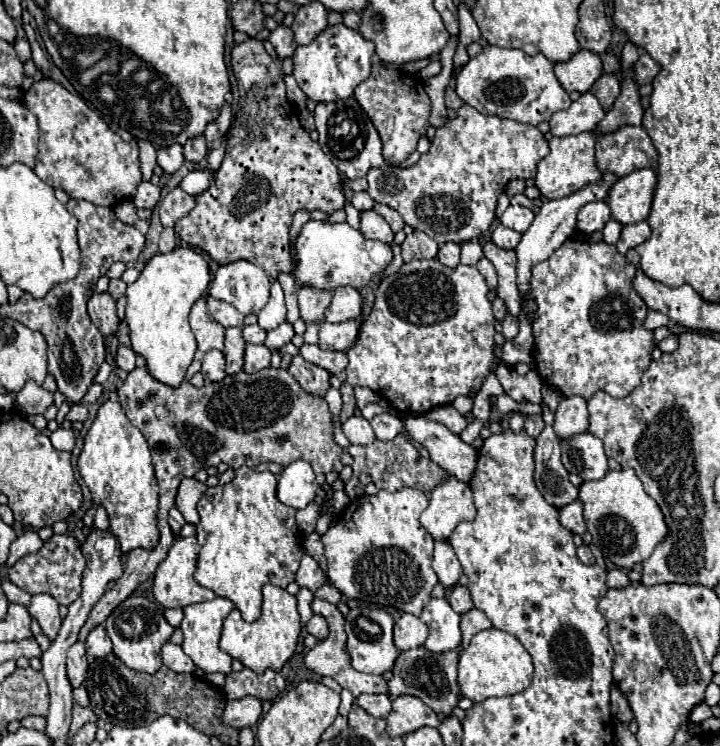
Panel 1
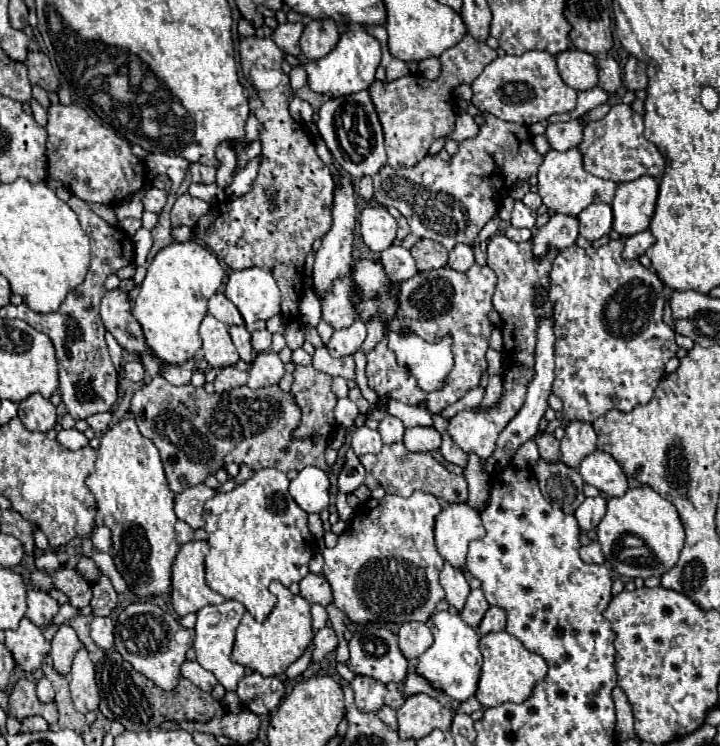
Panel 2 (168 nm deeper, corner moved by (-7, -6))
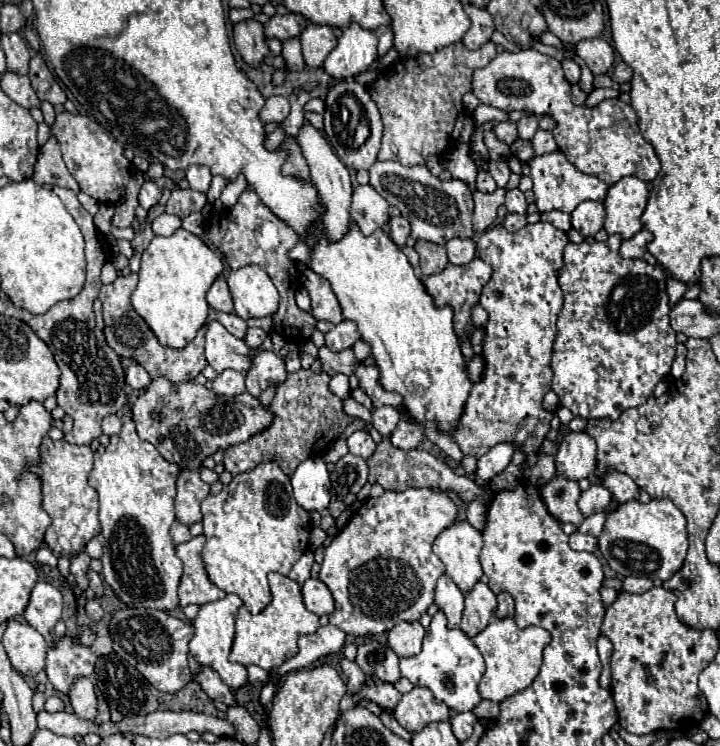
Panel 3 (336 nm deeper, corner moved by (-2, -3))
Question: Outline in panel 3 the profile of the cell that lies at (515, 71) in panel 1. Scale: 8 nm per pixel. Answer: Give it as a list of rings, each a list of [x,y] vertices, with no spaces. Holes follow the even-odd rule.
[[[535,48],[519,52],[501,52],[487,66],[473,72],[473,94],[479,102],[503,112],[527,110],[535,116],[549,114],[557,120],[553,136],[559,150],[581,172],[593,174],[609,186],[625,176],[637,176],[645,182],[653,180],[661,170],[661,162],[653,146],[643,138],[633,108],[619,98],[605,100],[595,108],[573,106],[571,84],[563,76],[561,62],[545,56]]]

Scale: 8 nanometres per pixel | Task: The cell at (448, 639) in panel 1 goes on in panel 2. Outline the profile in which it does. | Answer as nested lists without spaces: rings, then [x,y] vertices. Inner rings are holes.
[[[440,611],[434,615],[432,625],[434,643],[428,651],[424,651],[418,657],[416,673],[424,677],[434,689],[440,693],[464,703],[466,699],[476,695],[478,679],[480,679],[480,667],[482,667],[482,653],[478,647],[478,633],[462,621],[460,615],[452,615],[450,611]]]

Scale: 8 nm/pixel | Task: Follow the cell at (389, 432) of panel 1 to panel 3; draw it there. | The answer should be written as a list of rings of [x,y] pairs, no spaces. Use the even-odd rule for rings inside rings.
[[[381,406],[381,408],[373,408],[373,418],[371,418],[371,424],[375,426],[375,430],[383,436],[383,438],[389,438],[393,428],[397,426],[397,422],[401,420],[401,414],[397,408],[391,408],[391,406]]]

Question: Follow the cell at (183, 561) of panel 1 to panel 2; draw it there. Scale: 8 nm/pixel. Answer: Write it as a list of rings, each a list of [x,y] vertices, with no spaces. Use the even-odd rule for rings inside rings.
[[[190,541],[180,547],[172,567],[172,605],[184,617],[196,613],[206,605],[220,605],[226,599],[212,591],[204,579],[204,559],[208,555],[208,541]]]

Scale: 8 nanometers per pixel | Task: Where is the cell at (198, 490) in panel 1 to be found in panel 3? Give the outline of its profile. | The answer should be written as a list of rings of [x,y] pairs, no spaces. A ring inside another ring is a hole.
[[[183,470],[177,478],[175,516],[181,524],[191,526],[201,522],[199,504],[209,494],[209,484],[199,478],[199,470]]]

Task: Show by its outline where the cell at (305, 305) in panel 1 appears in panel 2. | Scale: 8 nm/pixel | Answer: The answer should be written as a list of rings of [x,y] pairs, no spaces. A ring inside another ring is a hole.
[[[340,175],[334,177],[334,207],[332,207],[332,227],[330,231],[322,237],[322,247],[316,253],[316,261],[314,261],[314,287],[318,295],[326,293],[326,287],[330,287],[330,283],[334,279],[342,279],[348,275],[348,271],[352,269],[352,241],[354,241],[354,225],[356,225],[356,191],[352,185],[352,179],[348,175]]]

